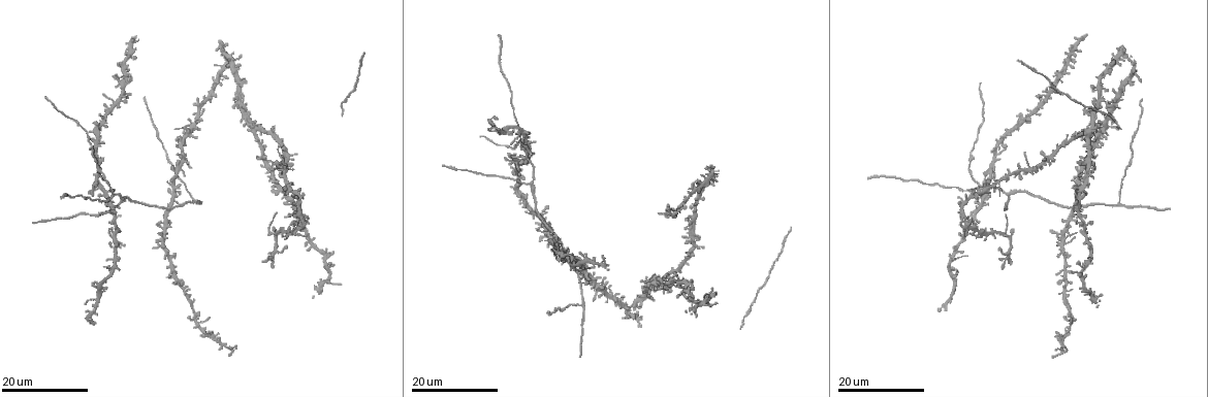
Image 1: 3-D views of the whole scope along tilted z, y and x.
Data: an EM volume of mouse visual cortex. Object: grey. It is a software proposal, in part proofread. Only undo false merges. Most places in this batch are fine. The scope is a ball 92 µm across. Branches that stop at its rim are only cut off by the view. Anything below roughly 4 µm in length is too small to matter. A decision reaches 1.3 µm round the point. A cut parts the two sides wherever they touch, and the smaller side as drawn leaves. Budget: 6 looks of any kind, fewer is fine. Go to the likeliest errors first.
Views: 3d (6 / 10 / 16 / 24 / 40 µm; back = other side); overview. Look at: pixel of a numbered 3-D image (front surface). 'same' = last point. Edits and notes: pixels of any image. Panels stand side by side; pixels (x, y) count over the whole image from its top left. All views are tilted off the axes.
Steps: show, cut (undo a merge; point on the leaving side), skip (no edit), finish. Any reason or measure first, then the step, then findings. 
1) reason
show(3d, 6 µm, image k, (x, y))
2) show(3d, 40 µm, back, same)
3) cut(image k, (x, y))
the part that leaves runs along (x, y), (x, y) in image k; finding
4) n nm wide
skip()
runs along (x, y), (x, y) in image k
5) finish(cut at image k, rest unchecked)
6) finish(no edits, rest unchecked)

three arms meet
show(3d, 24 µm, image 1, (1007, 234))

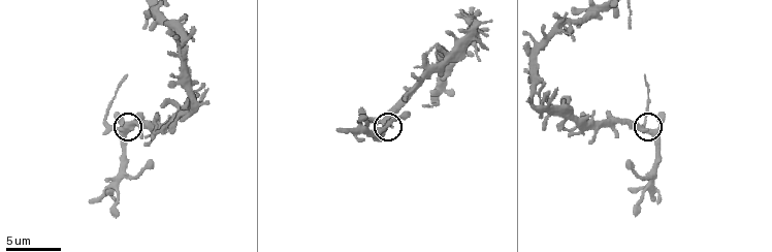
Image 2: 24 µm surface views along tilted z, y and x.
show(3d, 6 µm, image 2, (383, 122))

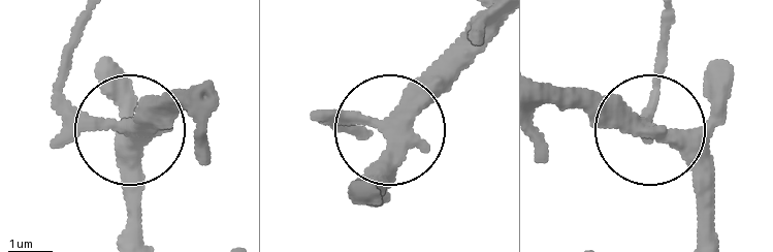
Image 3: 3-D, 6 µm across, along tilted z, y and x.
330 nm wide
cut(image 3, (71, 67))
the part that leaves runs along (95, 121), (66, 88), (75, 21) in image 3; two neurons meet here

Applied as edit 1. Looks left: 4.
show(3d, 16 µm, image 1, (173, 206))

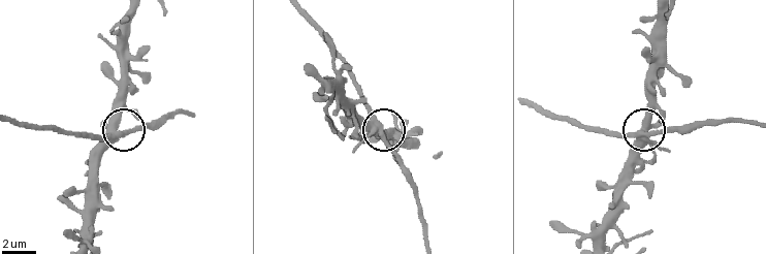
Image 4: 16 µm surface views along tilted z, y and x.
show(3d, 10 µm, image 4, (382, 133))

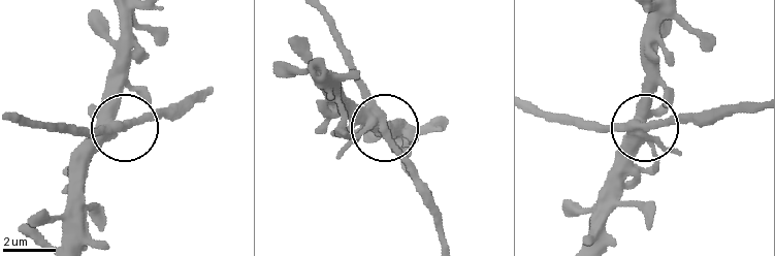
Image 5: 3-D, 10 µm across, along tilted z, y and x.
410 nm wide
skip()
runs along (666, 17), (656, 36), (656, 83), (643, 127), (680, 152) in image 5; all the same neuron

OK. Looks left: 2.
four-way junction
show(3d, 24 µm, image 1, (271, 131))

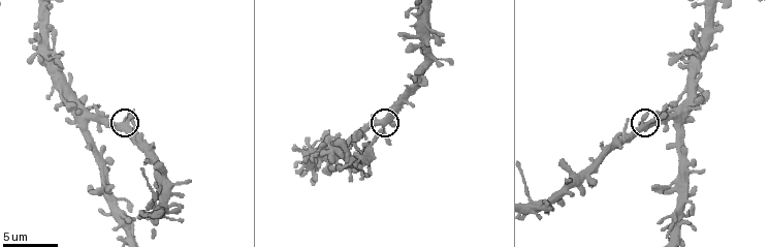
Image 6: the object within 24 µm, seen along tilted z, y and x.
closer look
show(3d, 10 µm, image 6, (644, 123))

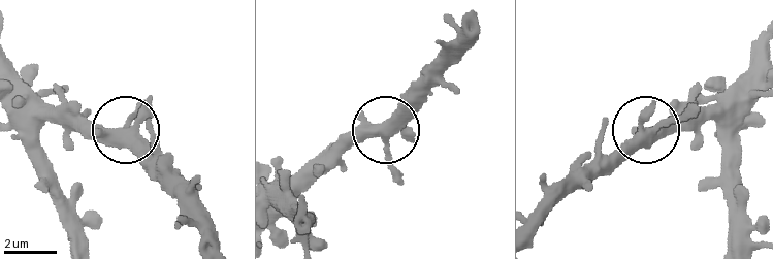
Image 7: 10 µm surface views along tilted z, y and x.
390 nm wide
skip()
all the same neuron

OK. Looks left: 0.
finish(cut at image 3, rest unchecked)

